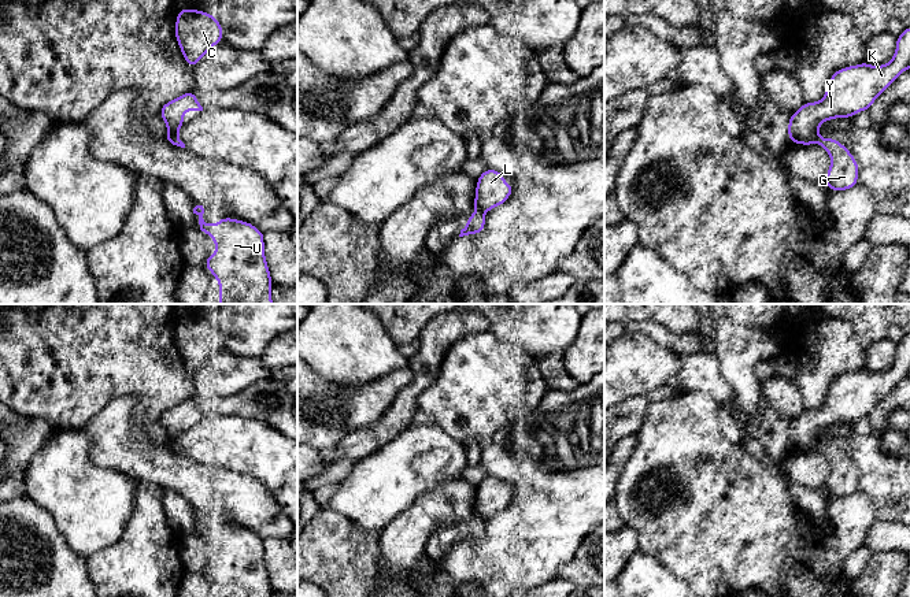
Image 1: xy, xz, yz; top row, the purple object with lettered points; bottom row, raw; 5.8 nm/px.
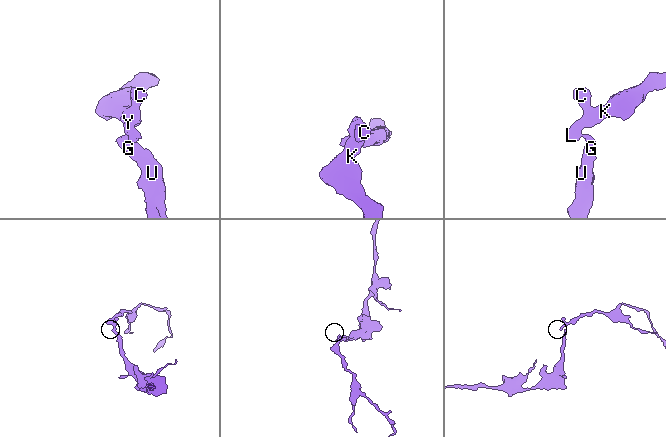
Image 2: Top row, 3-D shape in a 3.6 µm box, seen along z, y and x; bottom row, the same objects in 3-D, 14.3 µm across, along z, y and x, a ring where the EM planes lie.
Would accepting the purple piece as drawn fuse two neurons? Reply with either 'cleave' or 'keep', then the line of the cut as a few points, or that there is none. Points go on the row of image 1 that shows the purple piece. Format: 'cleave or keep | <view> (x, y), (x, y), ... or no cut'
cleave | xz (477, 210), (483, 214)

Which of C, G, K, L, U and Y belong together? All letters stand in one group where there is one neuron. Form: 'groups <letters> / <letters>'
groups C K L Y / G U

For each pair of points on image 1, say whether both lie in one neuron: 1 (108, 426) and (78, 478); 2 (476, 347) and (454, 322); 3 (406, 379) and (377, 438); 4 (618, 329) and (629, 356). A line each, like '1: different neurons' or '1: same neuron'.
1: different neurons
2: different neurons
3: different neurons
4: different neurons

